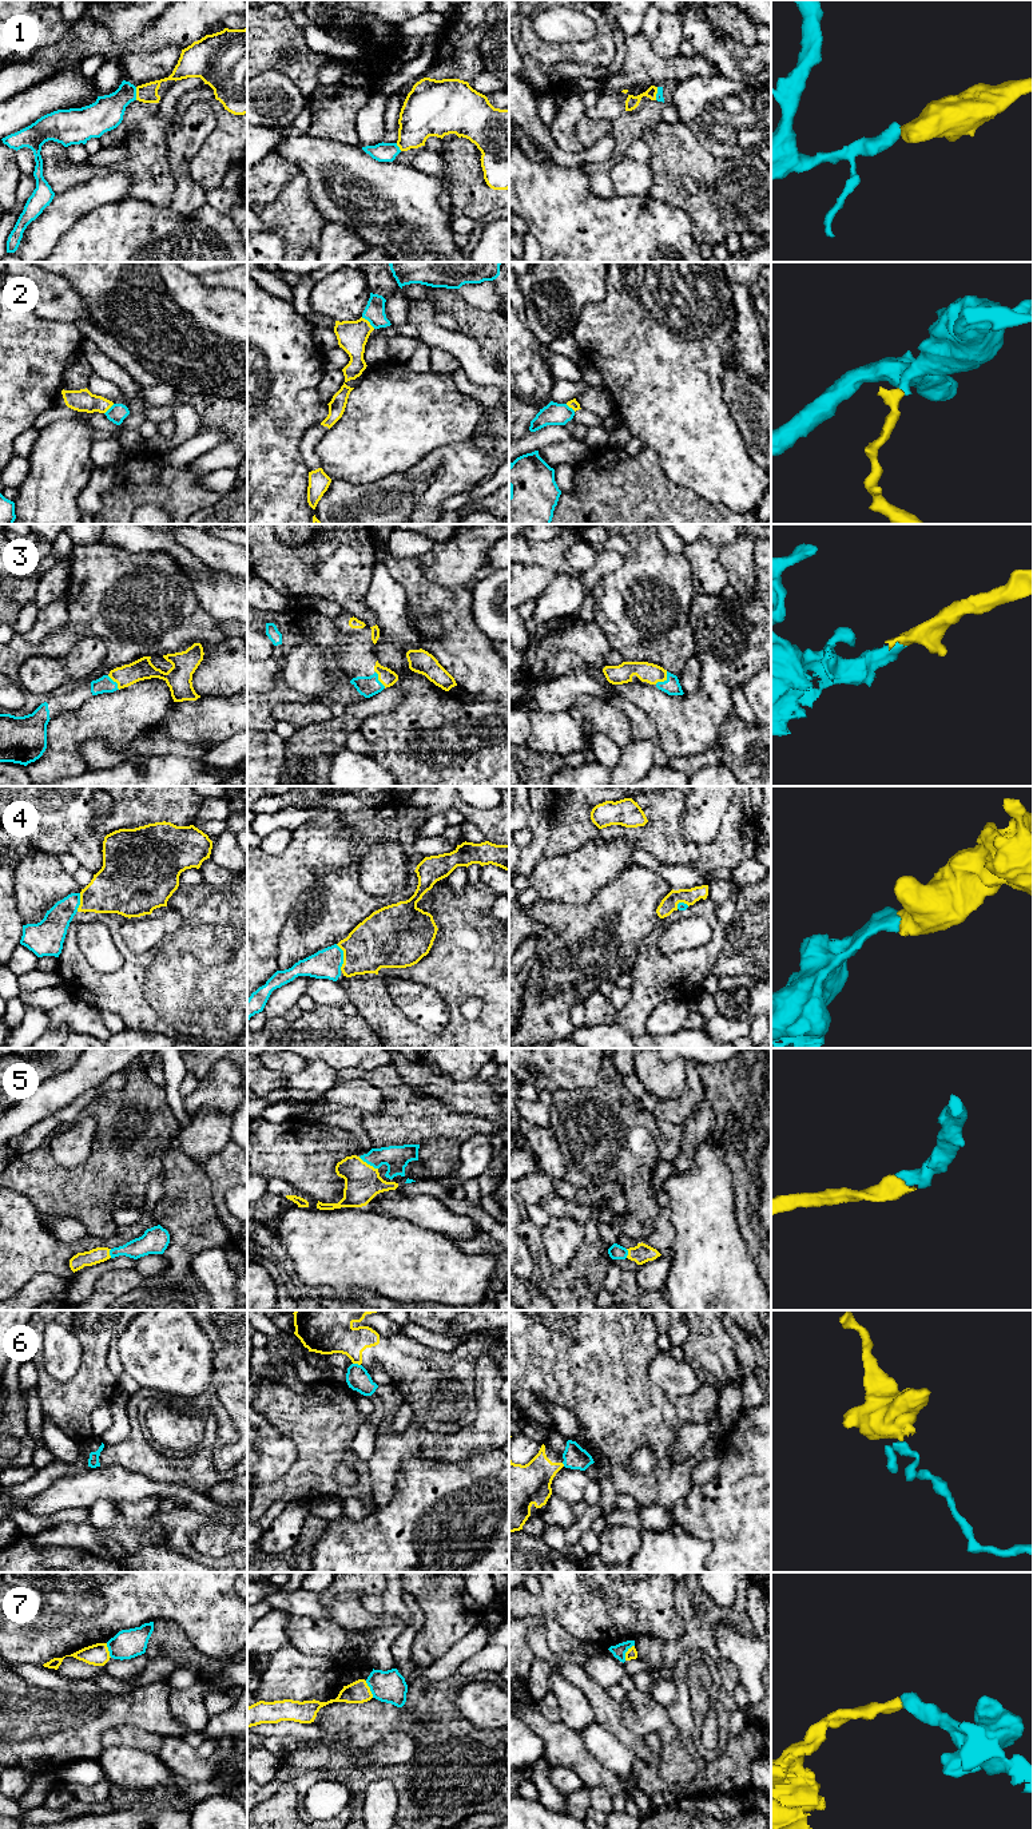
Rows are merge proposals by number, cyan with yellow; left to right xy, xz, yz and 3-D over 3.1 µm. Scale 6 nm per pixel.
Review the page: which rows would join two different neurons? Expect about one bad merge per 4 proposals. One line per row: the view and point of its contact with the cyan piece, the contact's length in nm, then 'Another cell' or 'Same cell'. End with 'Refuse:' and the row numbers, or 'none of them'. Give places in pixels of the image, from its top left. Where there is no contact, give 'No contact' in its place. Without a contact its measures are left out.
1: Touches cyan at xy (135, 94). Shared border 80 nm. Same cell
2: Touches cyan at xz (368, 320). Shared border 110 nm. Another cell
3: Touches cyan at yz (664, 681). Shared border 110 nm. Same cell
4: Touches cyan at xz (342, 957). Shared border 160 nm. Same cell
5: Touches cyan at xz (368, 1163). Shared border 140 nm. Same cell
6: Touches cyan at xz (357, 1364). Shared border 50 nm. Another cell
7: Touches cyan at yz (626, 1651). Shared border 110 nm. Another cell
Refuse: 2, 6, 7

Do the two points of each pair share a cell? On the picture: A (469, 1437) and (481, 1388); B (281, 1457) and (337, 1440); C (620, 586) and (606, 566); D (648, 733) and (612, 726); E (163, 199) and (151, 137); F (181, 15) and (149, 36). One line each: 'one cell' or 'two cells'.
A: one cell
B: two cells
C: two cells
D: two cells
E: one cell
F: one cell

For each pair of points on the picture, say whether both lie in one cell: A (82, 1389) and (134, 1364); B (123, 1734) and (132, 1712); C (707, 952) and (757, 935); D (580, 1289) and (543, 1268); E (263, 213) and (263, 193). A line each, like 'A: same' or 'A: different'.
A: different
B: different
C: different
D: different
E: different

